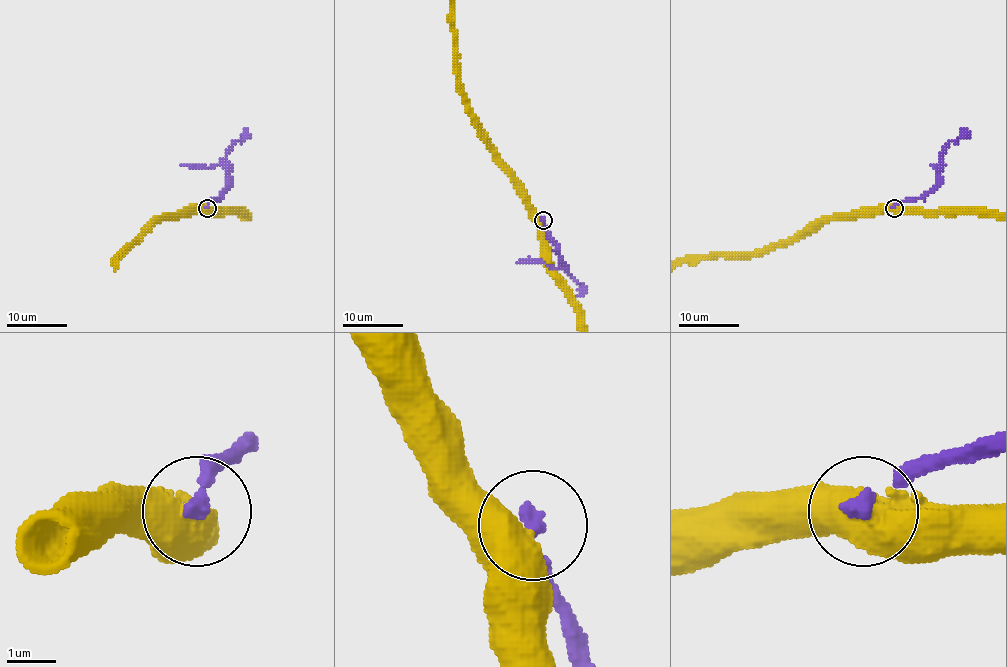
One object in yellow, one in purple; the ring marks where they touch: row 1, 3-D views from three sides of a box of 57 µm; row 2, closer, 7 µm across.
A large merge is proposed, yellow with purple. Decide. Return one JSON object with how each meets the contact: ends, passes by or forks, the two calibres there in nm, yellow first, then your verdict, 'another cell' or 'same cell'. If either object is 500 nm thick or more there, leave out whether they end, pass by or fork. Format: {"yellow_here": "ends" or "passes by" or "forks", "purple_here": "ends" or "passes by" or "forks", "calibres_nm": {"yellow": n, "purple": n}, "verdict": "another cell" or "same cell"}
{"calibres_nm": {"yellow": 650, "purple": 280}, "verdict": "another cell"}

